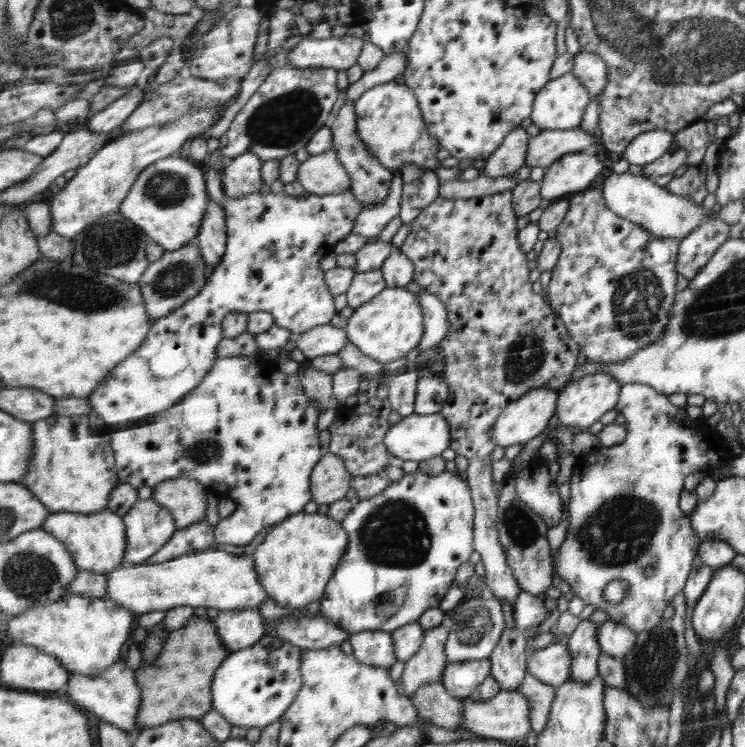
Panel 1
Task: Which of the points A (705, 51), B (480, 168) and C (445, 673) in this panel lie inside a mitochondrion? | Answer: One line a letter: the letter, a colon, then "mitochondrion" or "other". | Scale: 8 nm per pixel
A: mitochondrion
B: other
C: other

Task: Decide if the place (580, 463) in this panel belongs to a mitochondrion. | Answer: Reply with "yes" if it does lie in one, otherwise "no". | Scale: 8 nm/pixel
no

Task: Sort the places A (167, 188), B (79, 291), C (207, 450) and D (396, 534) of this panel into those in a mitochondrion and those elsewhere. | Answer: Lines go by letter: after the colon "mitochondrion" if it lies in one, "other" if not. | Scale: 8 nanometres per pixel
A: mitochondrion
B: mitochondrion
C: mitochondrion
D: mitochondrion

